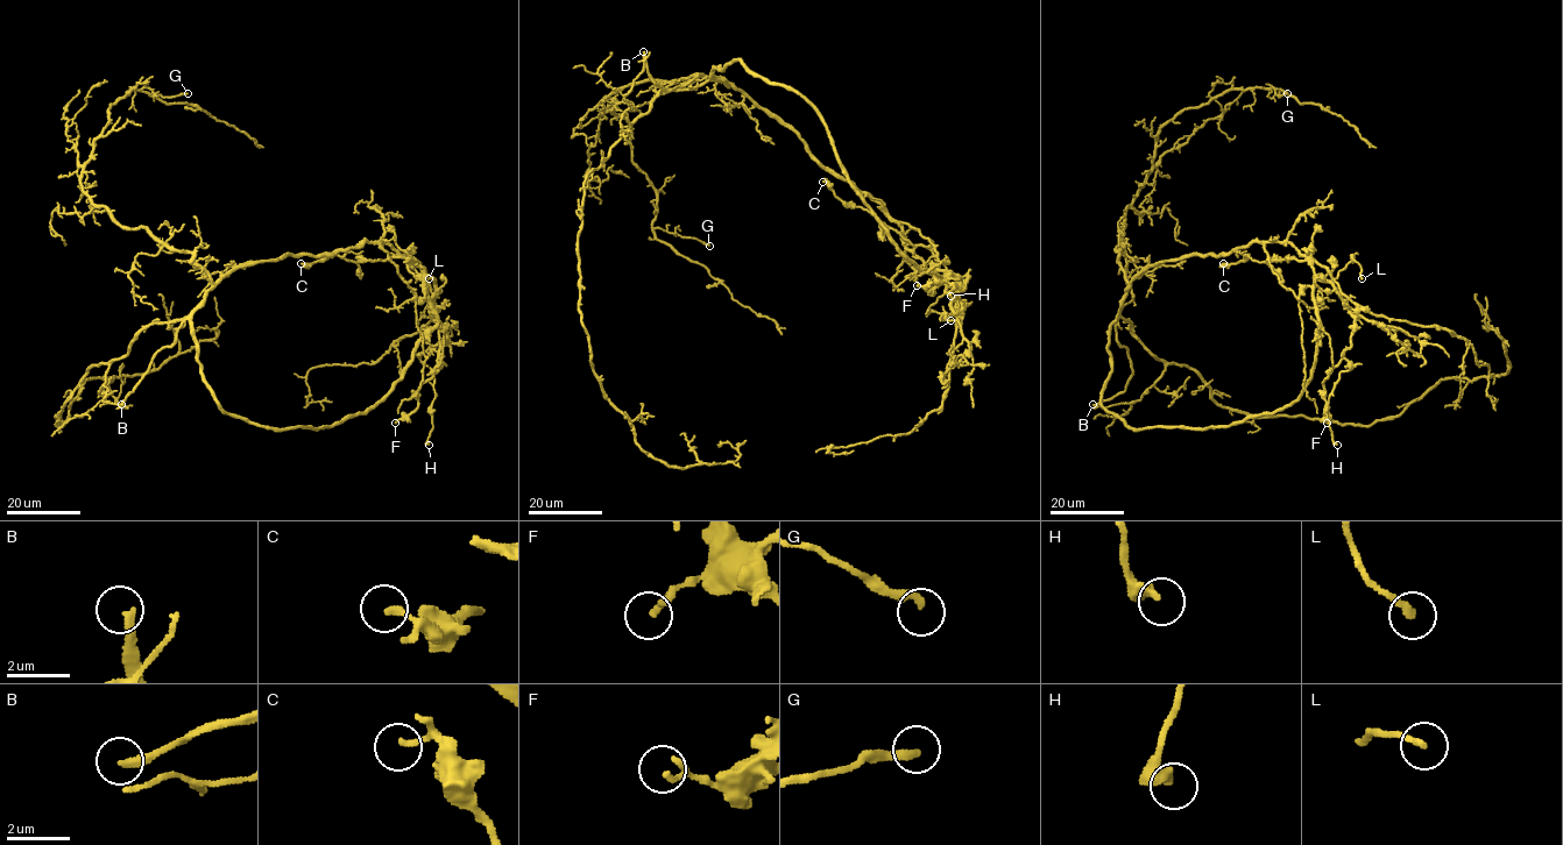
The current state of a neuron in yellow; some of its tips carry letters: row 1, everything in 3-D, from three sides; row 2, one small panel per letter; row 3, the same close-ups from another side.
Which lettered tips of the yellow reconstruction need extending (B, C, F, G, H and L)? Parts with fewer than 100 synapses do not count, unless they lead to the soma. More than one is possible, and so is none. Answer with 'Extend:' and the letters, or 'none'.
Extend: B

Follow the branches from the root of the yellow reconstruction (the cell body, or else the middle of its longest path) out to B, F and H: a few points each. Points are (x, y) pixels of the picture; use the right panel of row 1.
B: (1122, 306), (1115, 325), (1116, 340), (1127, 350), (1132, 375), (1123, 391), (1093, 404)
F: (1122, 306), (1130, 283), (1158, 262), (1289, 242), (1328, 269), (1355, 319), (1351, 346), (1323, 383), (1327, 423)
H: (1122, 306), (1130, 283), (1158, 262), (1289, 242), (1328, 269), (1355, 319), (1350, 368), (1327, 407), (1337, 445)

